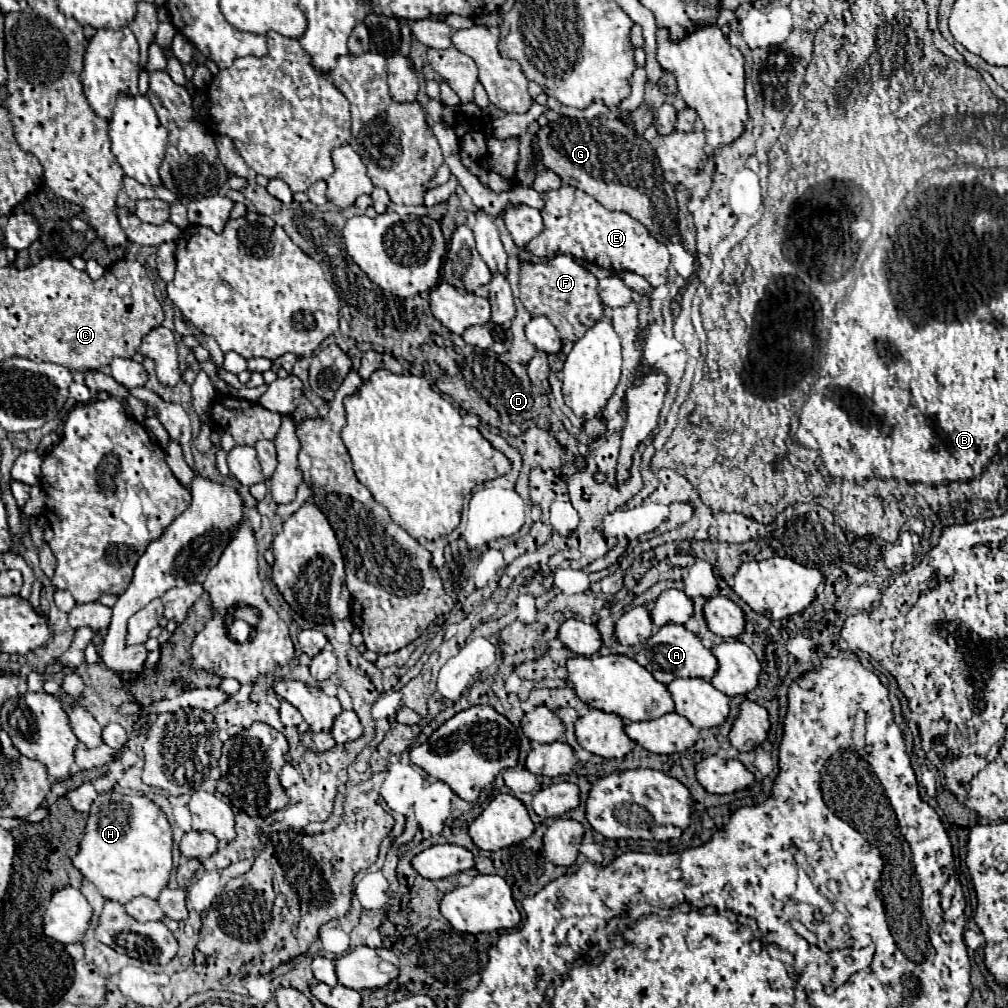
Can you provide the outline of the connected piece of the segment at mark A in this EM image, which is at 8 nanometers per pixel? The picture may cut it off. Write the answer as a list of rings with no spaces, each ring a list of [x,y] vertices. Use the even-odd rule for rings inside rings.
[[[667,624],[661,626],[655,636],[651,636],[645,644],[639,646],[637,654],[635,654],[635,662],[641,664],[643,668],[647,668],[653,678],[661,684],[669,684],[675,678],[703,678],[703,680],[711,680],[711,676],[717,670],[717,660],[711,654],[711,650],[707,650],[699,638],[685,630],[679,624]]]

